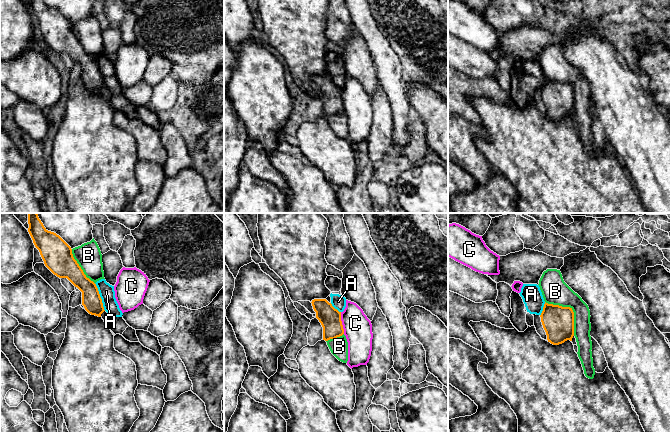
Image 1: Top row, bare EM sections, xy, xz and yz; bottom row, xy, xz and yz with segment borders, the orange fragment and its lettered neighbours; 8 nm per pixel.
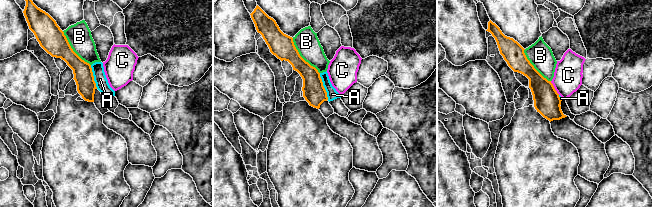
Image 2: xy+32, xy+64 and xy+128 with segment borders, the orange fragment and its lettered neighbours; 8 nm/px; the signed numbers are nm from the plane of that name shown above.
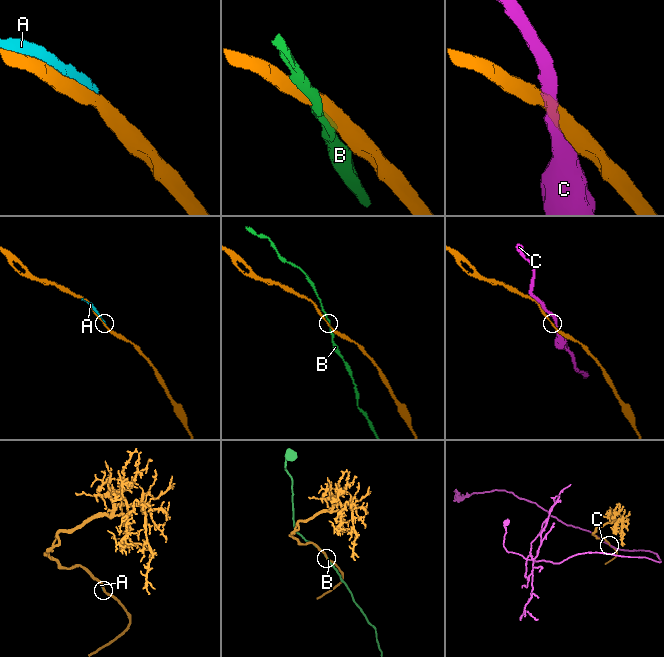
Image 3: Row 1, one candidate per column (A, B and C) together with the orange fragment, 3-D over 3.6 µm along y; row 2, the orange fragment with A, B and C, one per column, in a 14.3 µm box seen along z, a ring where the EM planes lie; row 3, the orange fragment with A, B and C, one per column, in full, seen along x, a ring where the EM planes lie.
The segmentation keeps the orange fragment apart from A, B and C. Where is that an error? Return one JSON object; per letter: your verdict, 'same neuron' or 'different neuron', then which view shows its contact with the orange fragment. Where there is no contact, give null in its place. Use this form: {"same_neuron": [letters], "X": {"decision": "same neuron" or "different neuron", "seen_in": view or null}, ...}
{"same_neuron": ["A"], "A": {"decision": "same neuron", "seen_in": "xy"}, "B": {"decision": "different neuron", "seen_in": "yz"}, "C": {"decision": "different neuron", "seen_in": "xz"}}

